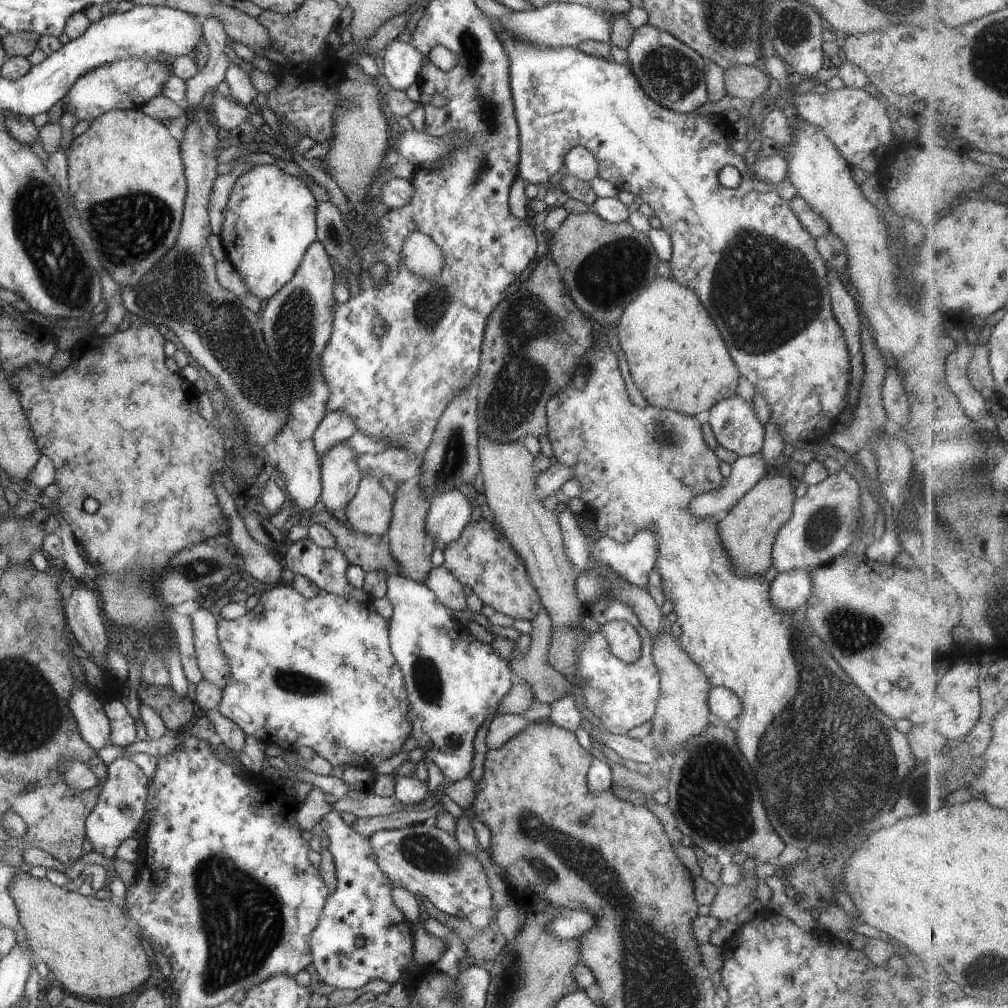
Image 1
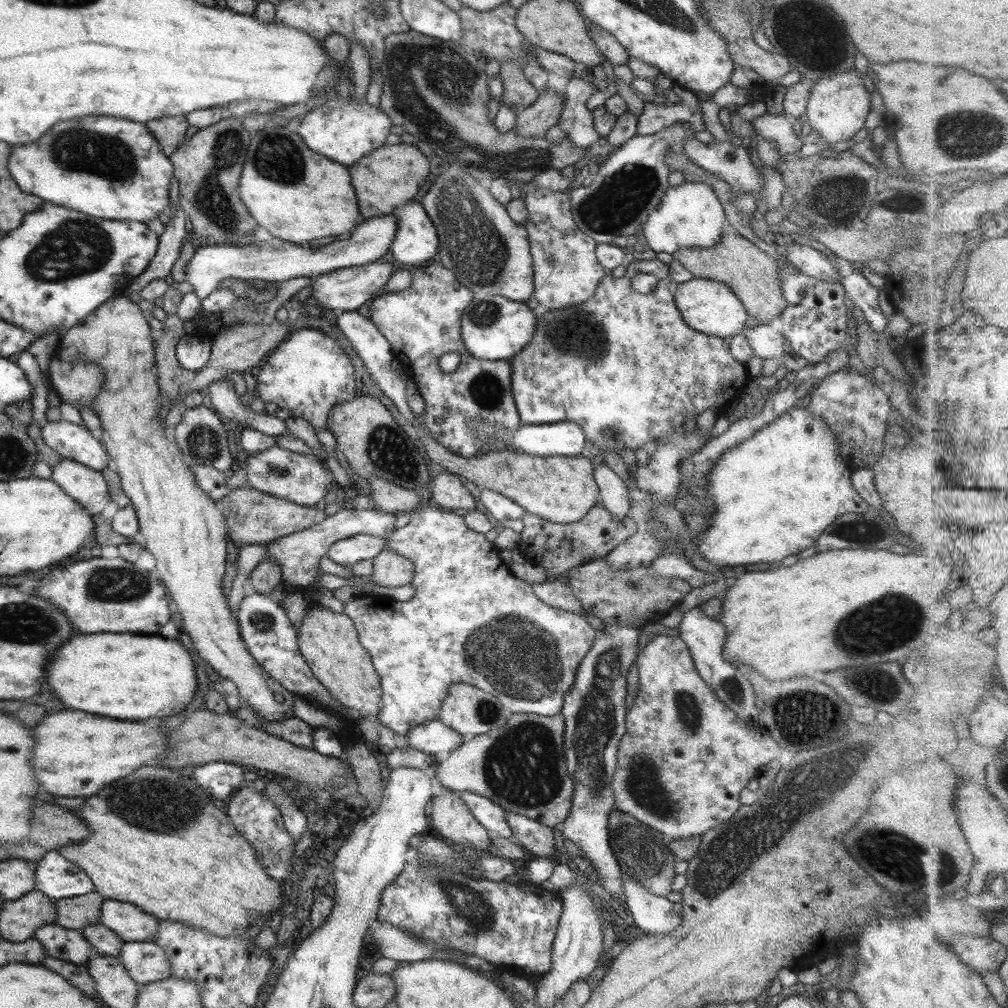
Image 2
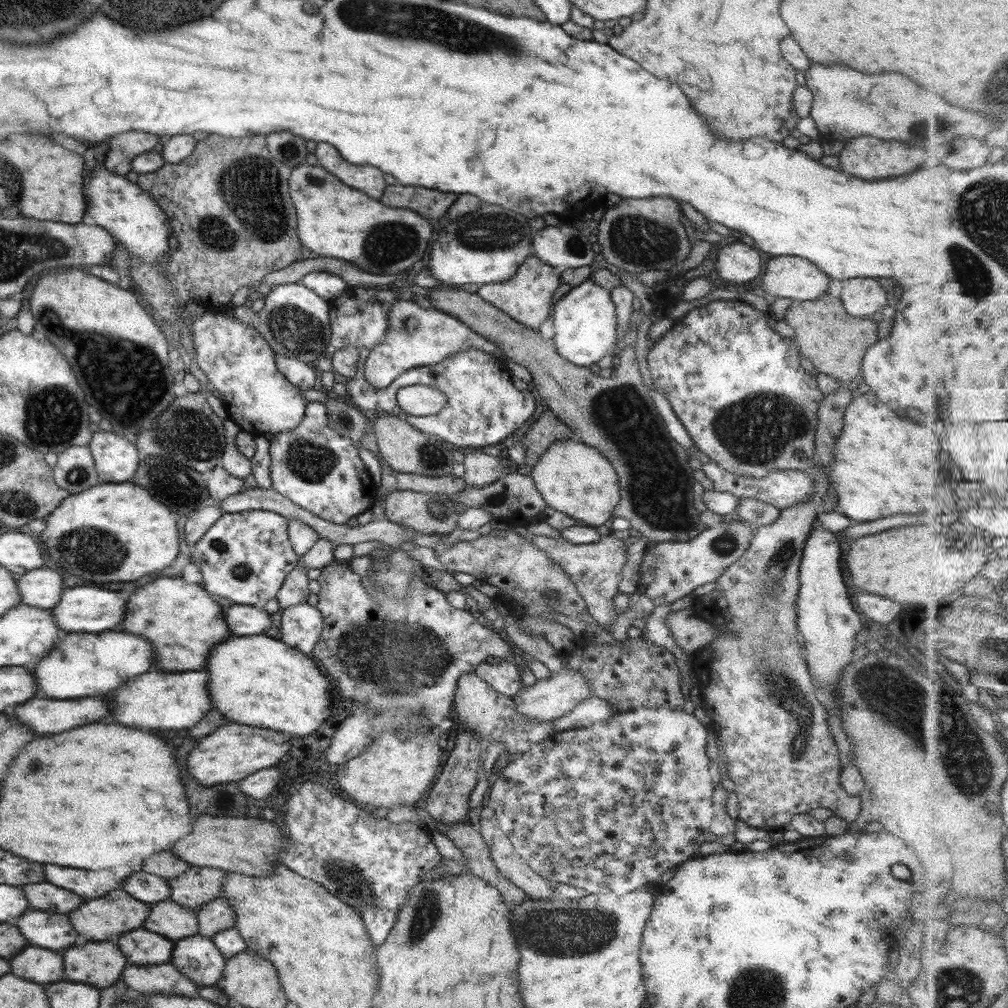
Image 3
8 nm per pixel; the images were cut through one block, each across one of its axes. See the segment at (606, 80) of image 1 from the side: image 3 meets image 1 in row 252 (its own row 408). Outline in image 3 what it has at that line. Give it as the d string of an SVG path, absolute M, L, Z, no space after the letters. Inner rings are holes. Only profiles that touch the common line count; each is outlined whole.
M739 299L716 300L708 303L704 308L696 308L688 311L688 326L676 323L673 327L662 335L661 339L650 348L647 363L651 372L651 377L656 386L656 390L664 395L670 402L673 411L683 424L688 434L690 434L698 450L708 455L718 466L728 472L739 474L740 476L751 476L754 478L764 478L775 470L801 470L810 471L815 468L815 436L818 426L817 412L823 399L822 391L818 388L817 379L806 372L800 365L800 355L793 340L781 336L768 323L770 315L768 311L757 311Z

